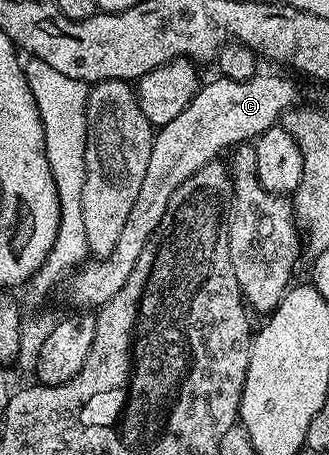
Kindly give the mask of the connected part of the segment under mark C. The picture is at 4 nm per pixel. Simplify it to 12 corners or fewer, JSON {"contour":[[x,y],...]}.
{"contour":[[288,79],[206,82],[157,128],[116,249],[68,280],[78,309],[128,281],[172,193],[298,102]]}

